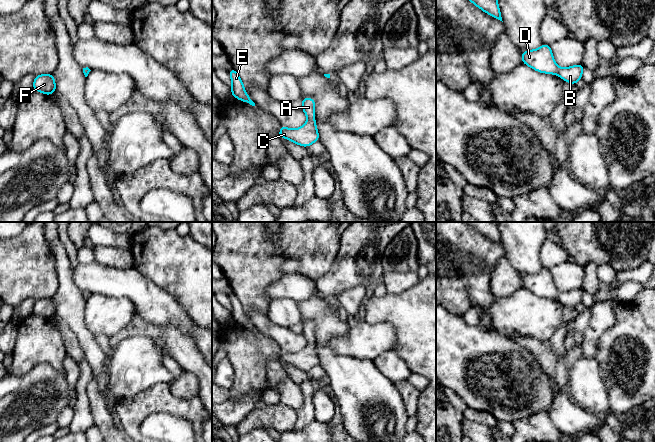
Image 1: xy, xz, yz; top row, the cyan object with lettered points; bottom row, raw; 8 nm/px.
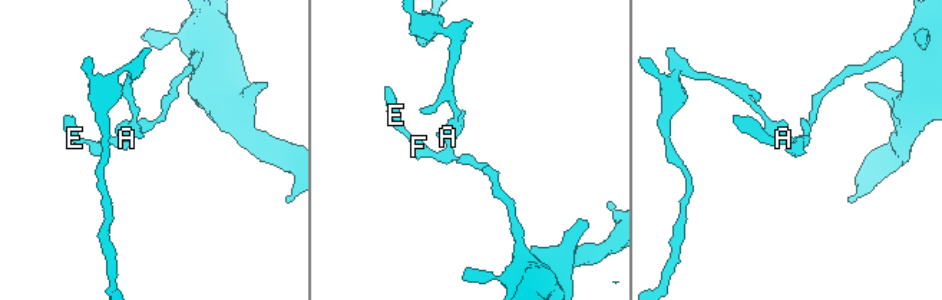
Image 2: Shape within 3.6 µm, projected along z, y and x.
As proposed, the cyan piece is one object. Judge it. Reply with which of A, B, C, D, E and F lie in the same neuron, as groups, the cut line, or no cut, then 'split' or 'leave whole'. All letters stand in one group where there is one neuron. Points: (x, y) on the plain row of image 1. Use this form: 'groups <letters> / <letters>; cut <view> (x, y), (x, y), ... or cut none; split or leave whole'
groups A B C D E F; cut none; leave whole

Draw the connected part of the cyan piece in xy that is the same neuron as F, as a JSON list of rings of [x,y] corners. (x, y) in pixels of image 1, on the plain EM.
[[[42,298],[35,300],[33,314],[46,319],[51,319],[56,315],[55,303],[52,298]]]

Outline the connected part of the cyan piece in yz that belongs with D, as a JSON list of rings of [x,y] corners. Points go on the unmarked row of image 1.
[[[542,268],[535,274],[526,274],[521,278],[522,286],[532,293],[546,298],[556,298],[570,308],[576,308],[582,302],[583,288],[560,292],[554,285],[550,269]]]

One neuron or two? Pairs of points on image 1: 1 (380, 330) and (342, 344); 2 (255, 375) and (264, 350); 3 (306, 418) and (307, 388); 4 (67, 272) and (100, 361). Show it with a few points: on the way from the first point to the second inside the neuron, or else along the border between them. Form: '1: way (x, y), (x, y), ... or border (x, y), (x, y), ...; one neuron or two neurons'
1: way (371, 339), (351, 344); one neuron
2: way (255, 369), (255, 359), (258, 356); one neuron
3: way (307, 411), (307, 395); one neuron
4: way (68, 294), (71, 312), (86, 339); one neuron

